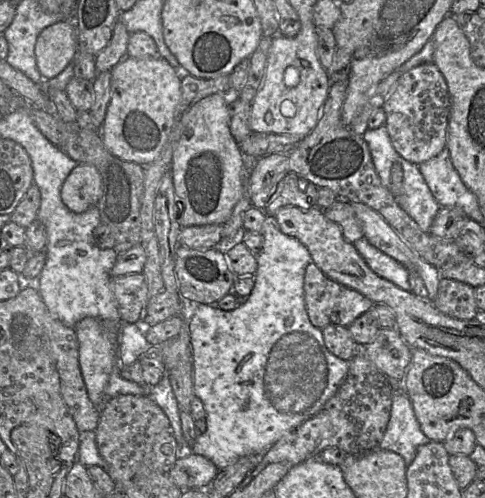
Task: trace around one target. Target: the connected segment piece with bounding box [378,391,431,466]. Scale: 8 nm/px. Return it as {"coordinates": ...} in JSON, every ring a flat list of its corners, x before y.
{"coordinates":[[395,391,390,418,378,448,399,454,408,466,414,460,417,449,430,441,420,428,409,397,404,391]]}

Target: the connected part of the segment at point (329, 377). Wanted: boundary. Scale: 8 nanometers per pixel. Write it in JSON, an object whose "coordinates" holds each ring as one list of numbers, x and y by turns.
{"coordinates":[[272,216,266,217,260,233,263,236,264,245,260,254,257,256,257,271,254,275,254,288,246,302,231,311,224,311,217,307,217,305,199,304,191,311,191,317,187,322,193,355,194,393,195,396,203,402,206,410,205,420,207,423,206,431,199,435,191,446,189,446,183,437,180,421,180,407,173,393,168,374,165,373,158,384,149,388,149,395,160,406,170,420,172,433,180,447,180,455,184,453,202,455,211,460,219,470,227,468,243,456,264,454,284,435,293,431,303,422,318,414,325,404,336,394,340,385,344,381,349,368,349,361,336,357,327,349,324,343,322,330,315,327,308,317,304,295,305,271,308,264,312,262,308,249,299,240,281,232]]}

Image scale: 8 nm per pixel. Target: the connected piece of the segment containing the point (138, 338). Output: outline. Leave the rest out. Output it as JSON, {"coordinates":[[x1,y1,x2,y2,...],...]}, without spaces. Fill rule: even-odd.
{"coordinates":[[121,323,119,333,119,364,121,372,124,367,132,365,138,361,139,357,152,345,146,340,144,326,140,323]]}

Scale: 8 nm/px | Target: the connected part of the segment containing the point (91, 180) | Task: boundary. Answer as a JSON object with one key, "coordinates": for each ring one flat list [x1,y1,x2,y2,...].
{"coordinates":[[88,163,75,166,60,190,62,202,74,213,82,213,96,206,101,194,101,175,94,165]]}

